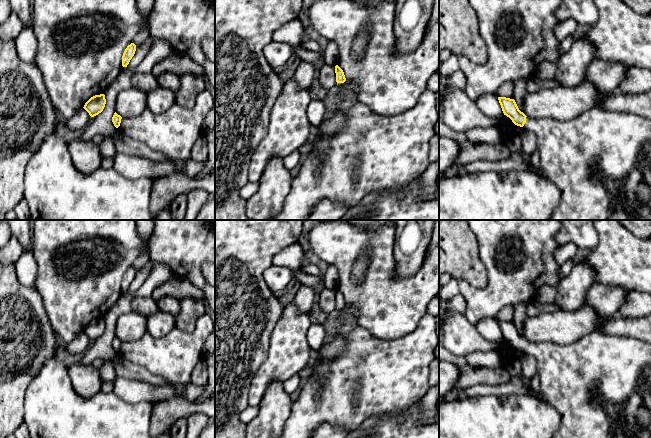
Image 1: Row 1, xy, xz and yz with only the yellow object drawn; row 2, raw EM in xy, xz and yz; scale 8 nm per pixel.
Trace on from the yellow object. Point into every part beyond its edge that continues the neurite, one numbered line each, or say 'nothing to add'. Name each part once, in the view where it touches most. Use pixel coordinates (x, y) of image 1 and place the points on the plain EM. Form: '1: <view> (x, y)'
1: yz (600, 385)

